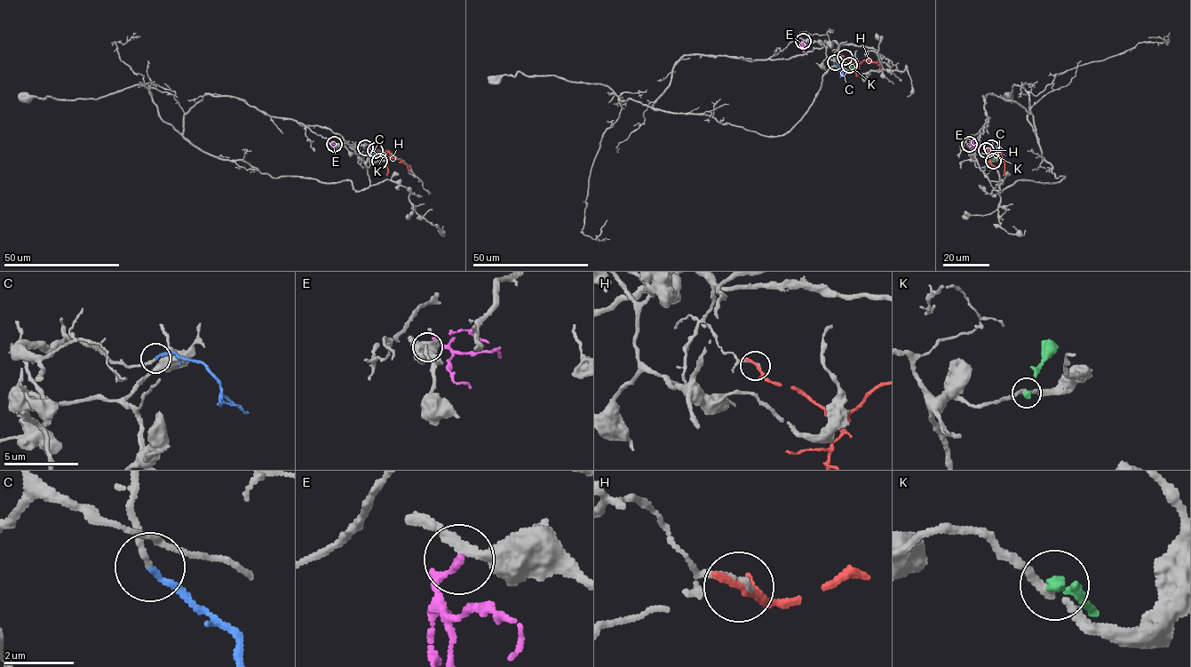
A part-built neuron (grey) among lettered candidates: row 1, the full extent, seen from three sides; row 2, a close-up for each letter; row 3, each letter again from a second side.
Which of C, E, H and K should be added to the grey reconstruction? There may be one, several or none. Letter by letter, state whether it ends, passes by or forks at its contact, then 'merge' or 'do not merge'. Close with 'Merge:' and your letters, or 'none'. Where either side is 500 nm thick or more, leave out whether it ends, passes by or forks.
C: it ends | merge
E: it ends | do not merge
H: it ends | do not merge
K: it ends | do not merge
Merge: C

